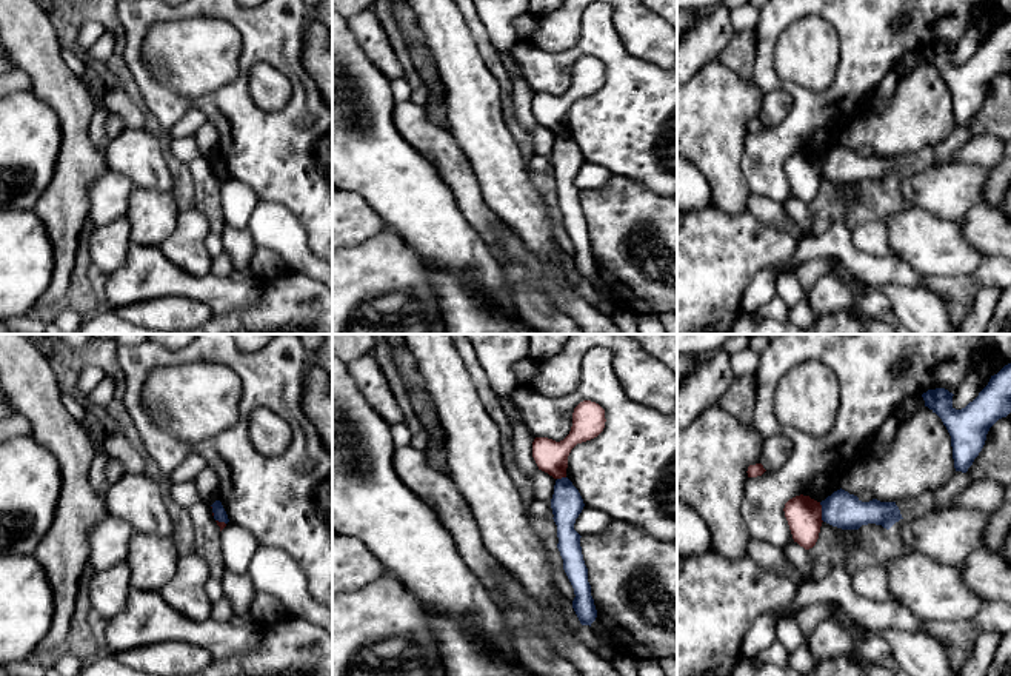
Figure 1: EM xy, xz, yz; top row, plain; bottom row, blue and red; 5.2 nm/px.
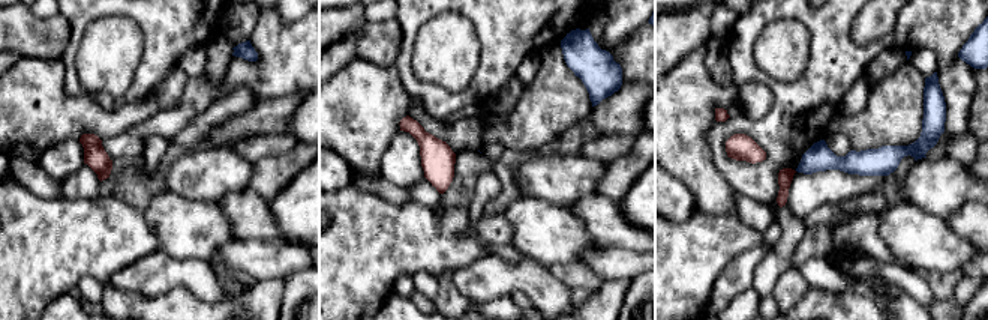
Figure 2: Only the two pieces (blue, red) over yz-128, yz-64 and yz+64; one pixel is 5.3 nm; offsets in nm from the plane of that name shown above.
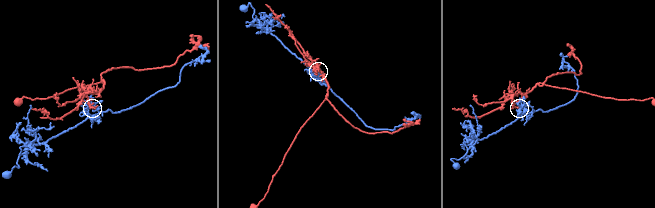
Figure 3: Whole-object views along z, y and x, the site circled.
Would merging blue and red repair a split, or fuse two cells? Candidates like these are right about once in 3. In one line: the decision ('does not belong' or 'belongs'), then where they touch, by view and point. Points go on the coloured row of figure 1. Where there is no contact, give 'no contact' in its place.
does not belong | yz (822, 512)

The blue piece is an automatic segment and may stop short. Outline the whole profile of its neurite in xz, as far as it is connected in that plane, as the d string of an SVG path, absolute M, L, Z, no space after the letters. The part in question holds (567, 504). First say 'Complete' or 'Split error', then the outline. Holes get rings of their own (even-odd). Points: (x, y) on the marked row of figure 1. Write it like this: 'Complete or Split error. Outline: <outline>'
Complete. Outline: M568 477L556 480L551 508L557 525L557 548L563 559L563 570L574 588L572 608L582 625L589 625L597 617L591 585L588 582L588 568L583 561L580 534L574 530L576 519L585 504L579 490Z

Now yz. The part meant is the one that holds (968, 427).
Complete. Outline: M1011 363L991 376L988 385L965 408L953 407L945 388L922 394L925 407L936 413L951 436L956 471L966 473L982 451L989 428L1011 413Z

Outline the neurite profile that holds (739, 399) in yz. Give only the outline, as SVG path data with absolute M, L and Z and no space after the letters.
M756 374L742 377L734 376L731 385L720 397L719 405L743 425L752 425L756 399L757 399Z

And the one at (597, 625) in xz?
M596 617L596 621L591 624L591 628L596 633L596 636L599 636L619 656L626 654L626 651L623 650L619 639L614 638L614 634L605 627L605 624L600 621L600 617Z

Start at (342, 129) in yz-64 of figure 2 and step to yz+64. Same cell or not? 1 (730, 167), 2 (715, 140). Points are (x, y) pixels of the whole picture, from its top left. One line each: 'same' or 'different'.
1: different
2: different

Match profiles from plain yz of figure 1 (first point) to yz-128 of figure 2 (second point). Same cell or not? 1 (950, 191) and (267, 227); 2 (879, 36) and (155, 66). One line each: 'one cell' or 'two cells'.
1: one cell
2: one cell

